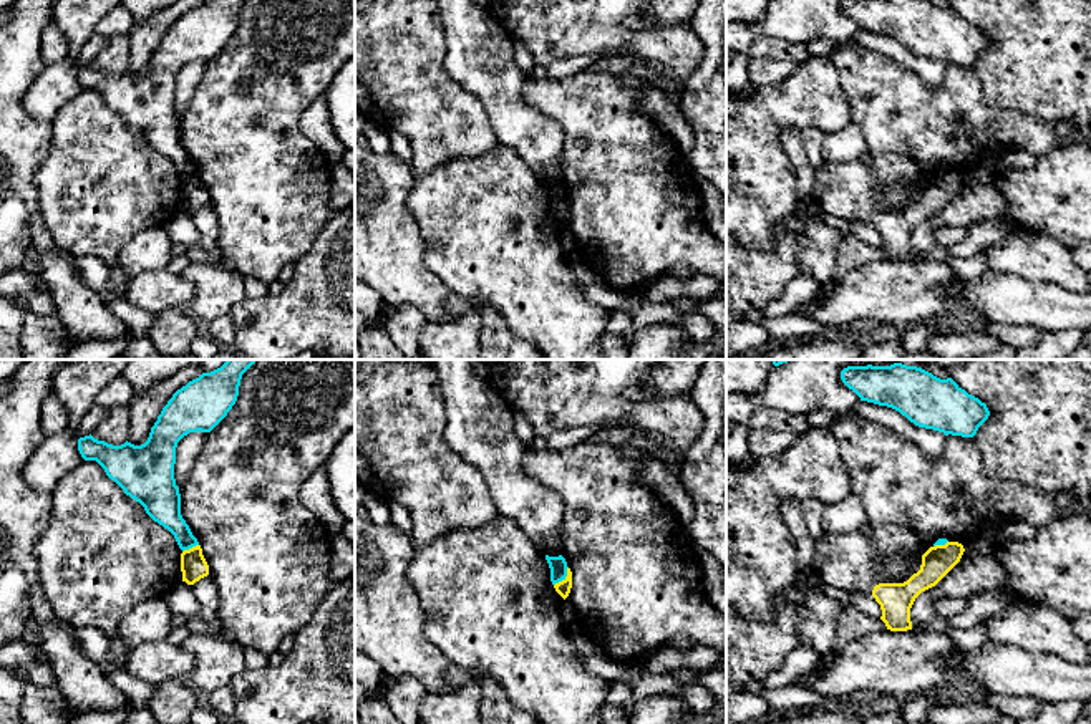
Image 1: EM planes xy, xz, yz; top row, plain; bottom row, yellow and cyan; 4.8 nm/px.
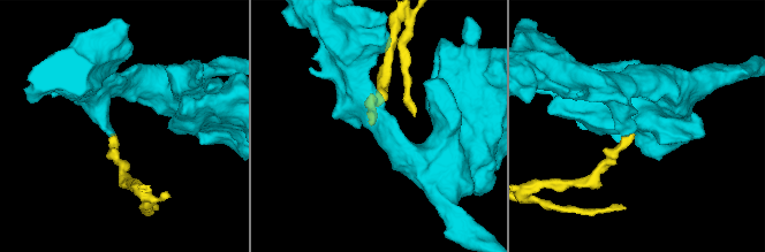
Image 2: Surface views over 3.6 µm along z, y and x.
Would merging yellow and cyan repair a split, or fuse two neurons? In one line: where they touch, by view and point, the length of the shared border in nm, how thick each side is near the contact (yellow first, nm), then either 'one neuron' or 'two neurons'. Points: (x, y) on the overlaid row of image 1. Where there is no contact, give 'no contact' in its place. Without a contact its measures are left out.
meets yellow in xz at (566, 577); contact 120 nm long; 70 nm thick on the yellow side, 90 nm on the other; two neurons

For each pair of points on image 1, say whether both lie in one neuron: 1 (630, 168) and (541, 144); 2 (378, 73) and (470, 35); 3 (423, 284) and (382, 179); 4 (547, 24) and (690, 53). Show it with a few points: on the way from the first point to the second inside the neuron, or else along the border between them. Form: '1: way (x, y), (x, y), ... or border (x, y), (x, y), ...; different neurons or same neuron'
1: border (544, 115), (549, 115), (562, 130), (562, 183); different neurons
2: border (440, 17), (446, 40), (445, 70), (456, 83); different neurons
3: way (397, 257), (385, 246), (385, 206); same neuron
4: way (582, 24), (599, 24), (630, 42), (655, 43); same neuron

